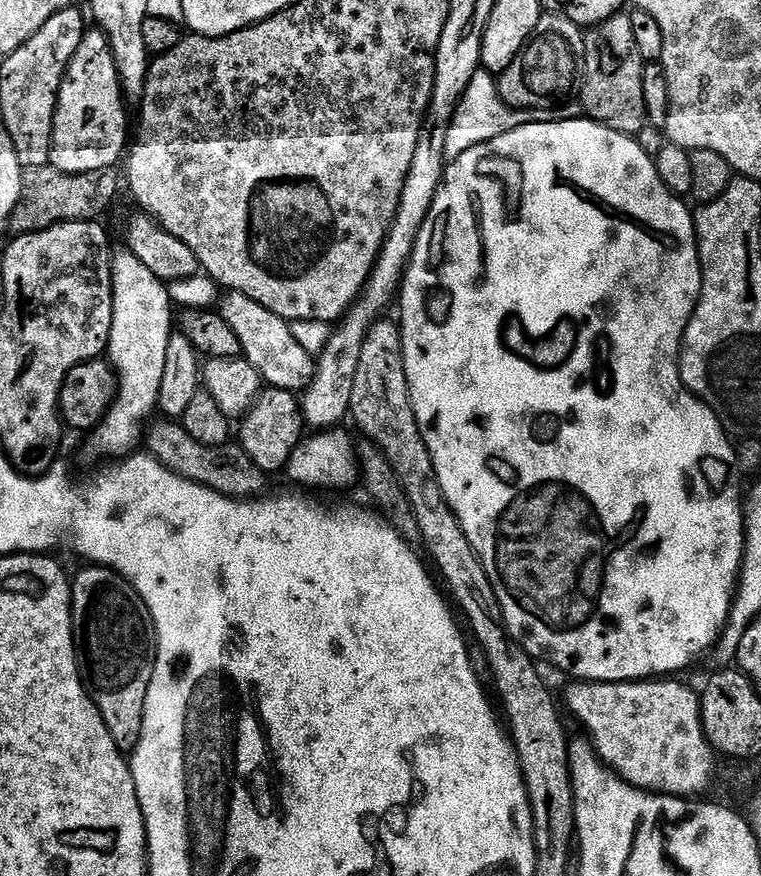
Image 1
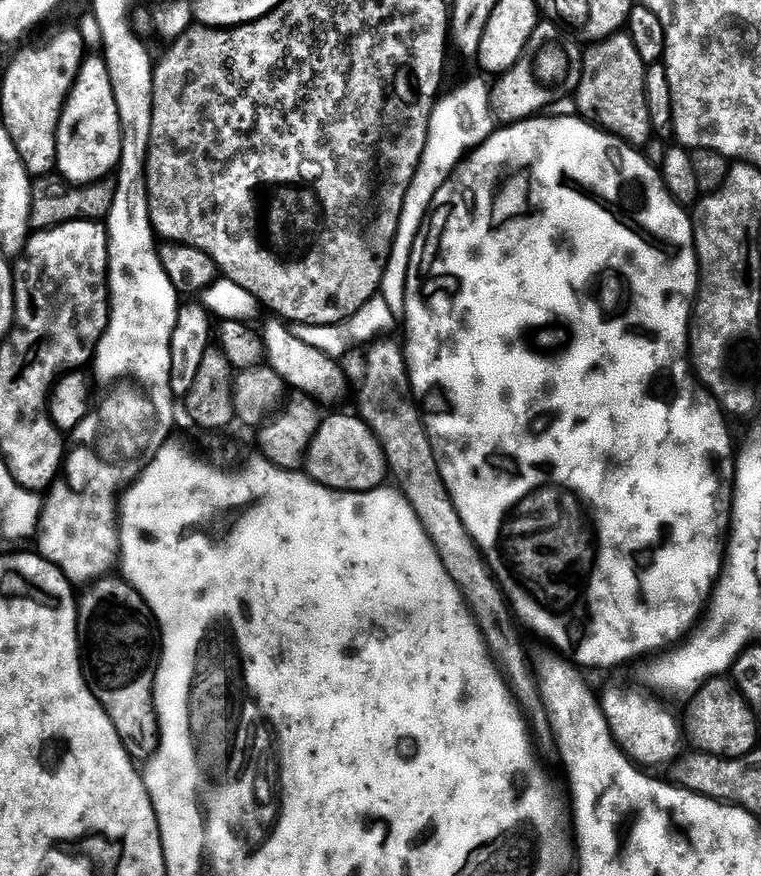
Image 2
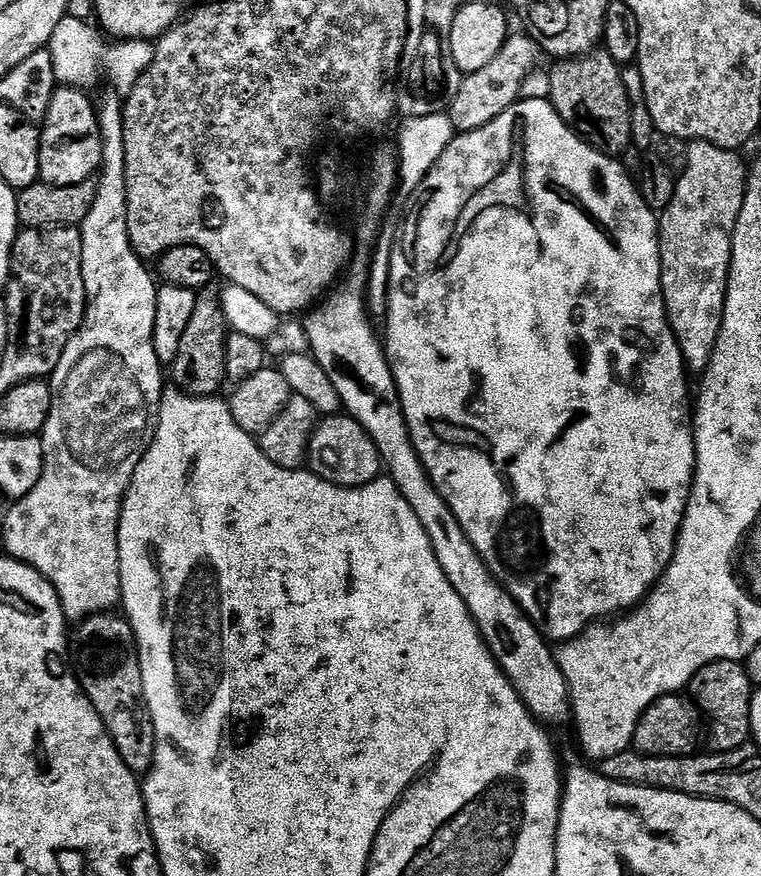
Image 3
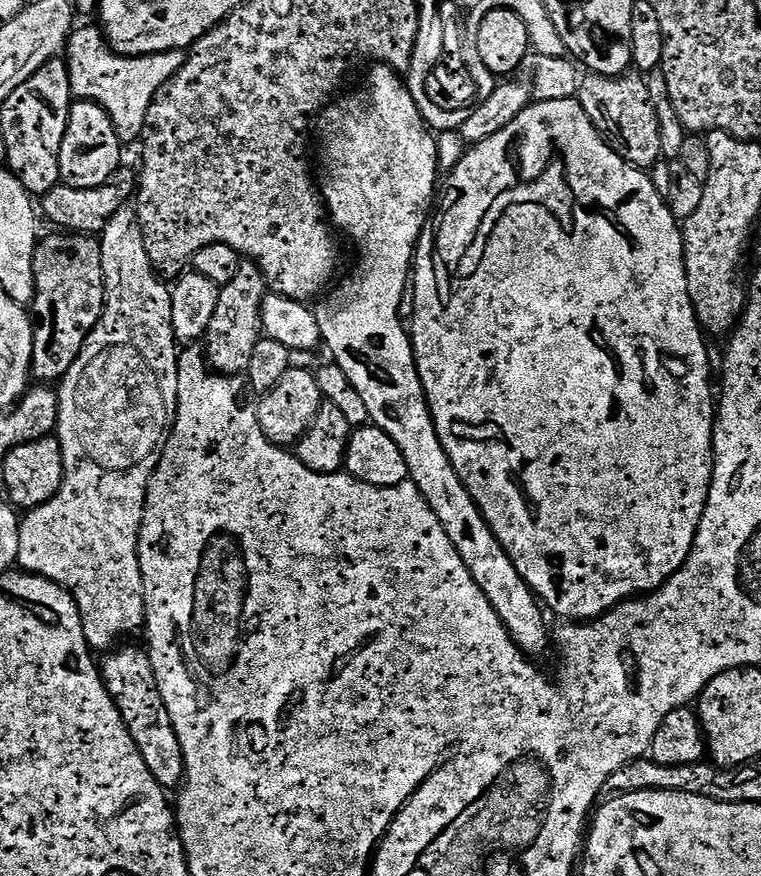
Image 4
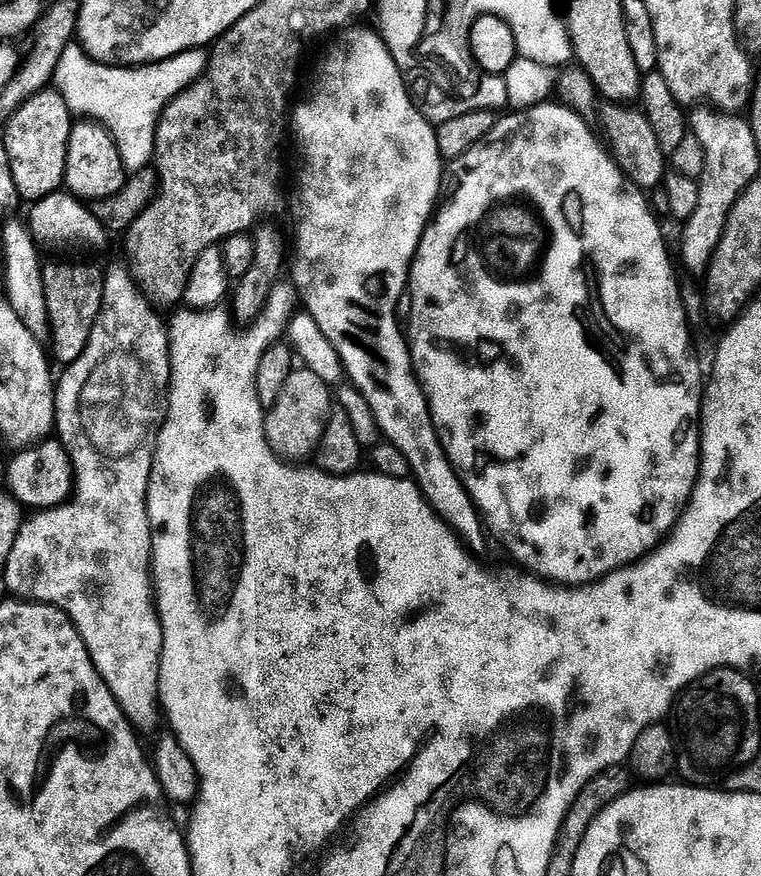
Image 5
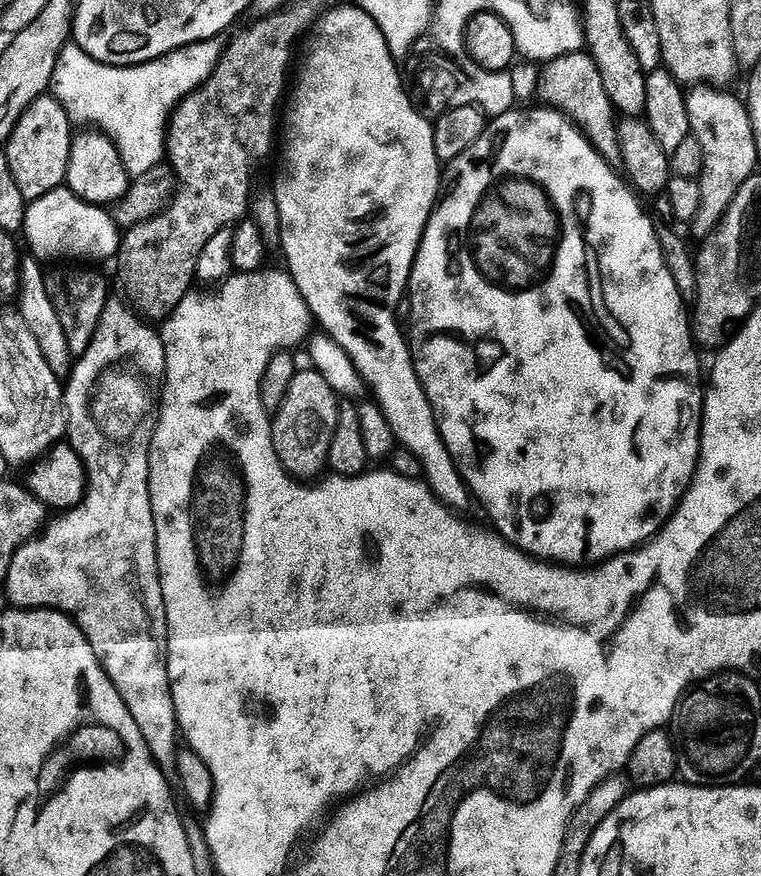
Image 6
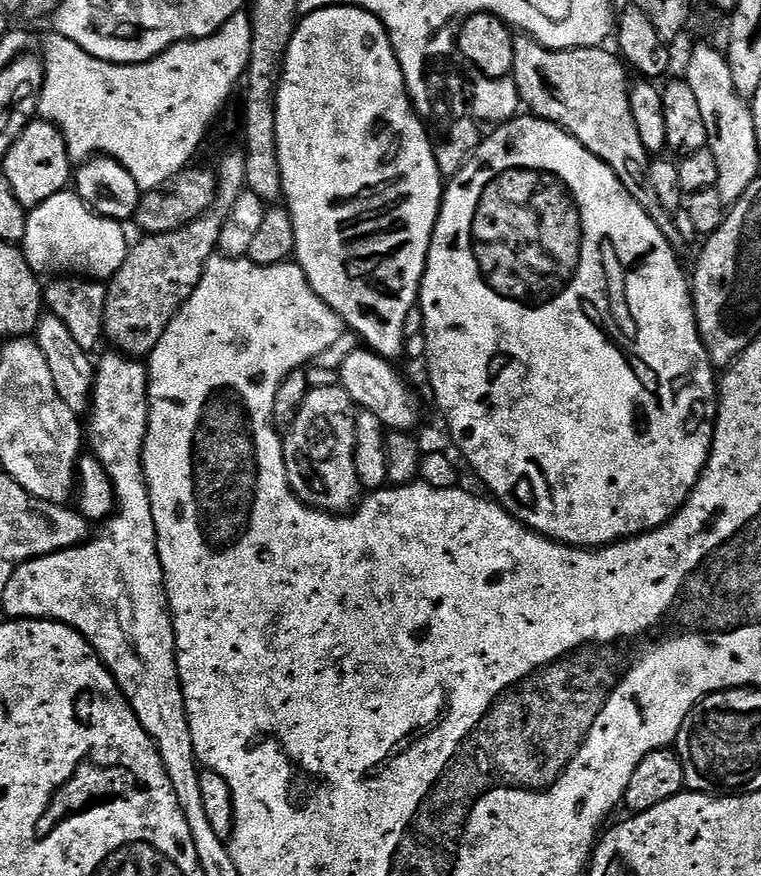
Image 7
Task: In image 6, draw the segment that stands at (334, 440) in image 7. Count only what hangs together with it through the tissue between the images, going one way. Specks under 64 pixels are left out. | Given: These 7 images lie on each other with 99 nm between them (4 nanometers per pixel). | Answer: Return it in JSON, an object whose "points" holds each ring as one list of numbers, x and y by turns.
{"points":[[300,370,290,382,284,404,272,420,272,441,281,466,297,481,315,481,312,479,329,467,328,455,338,430,340,402,341,397,320,372]]}

